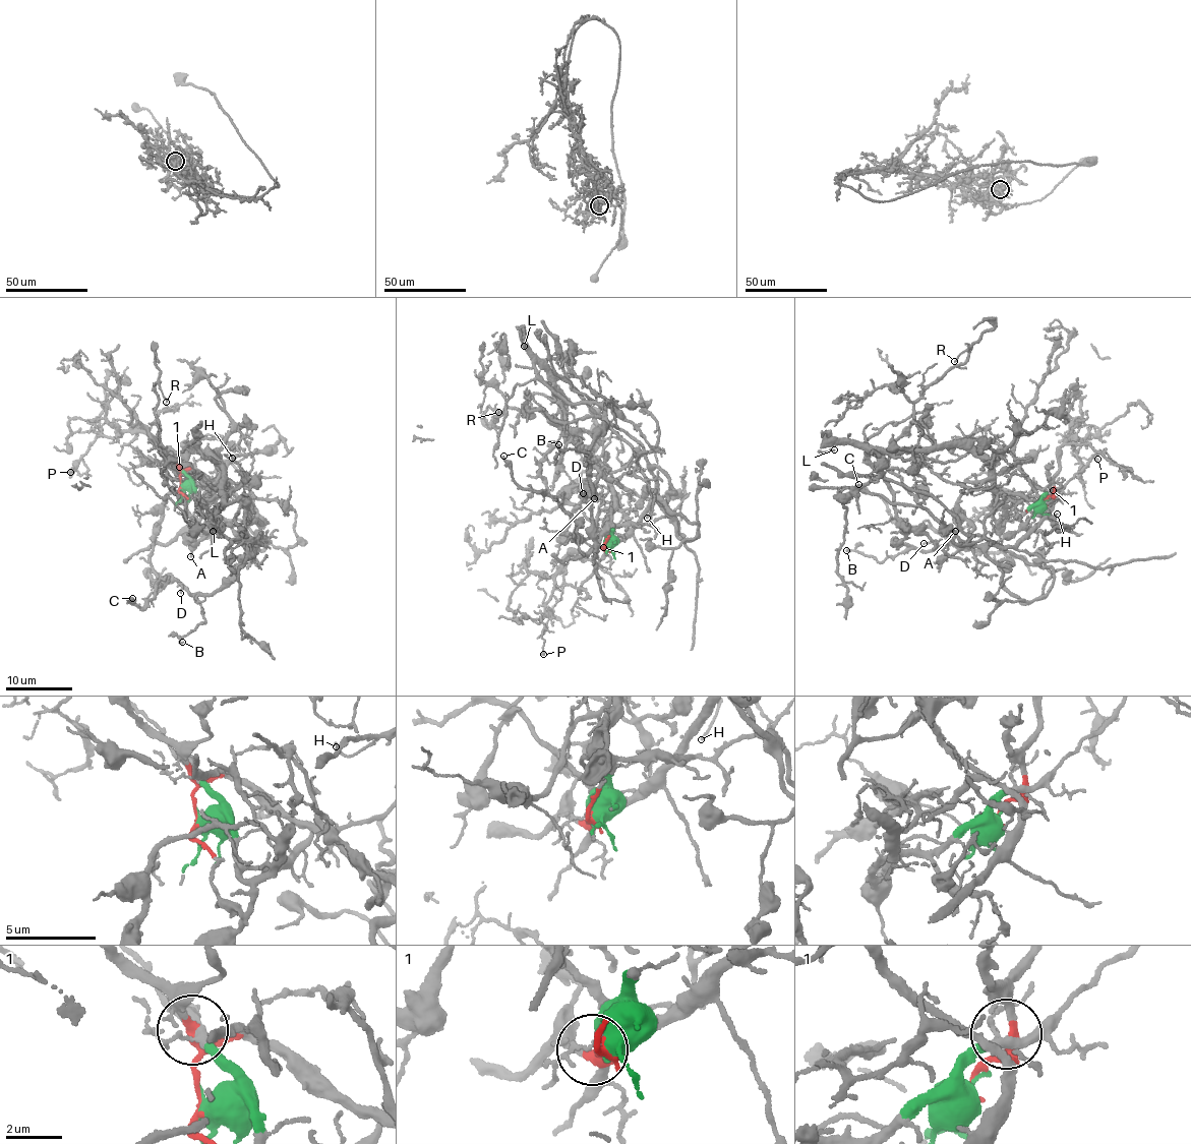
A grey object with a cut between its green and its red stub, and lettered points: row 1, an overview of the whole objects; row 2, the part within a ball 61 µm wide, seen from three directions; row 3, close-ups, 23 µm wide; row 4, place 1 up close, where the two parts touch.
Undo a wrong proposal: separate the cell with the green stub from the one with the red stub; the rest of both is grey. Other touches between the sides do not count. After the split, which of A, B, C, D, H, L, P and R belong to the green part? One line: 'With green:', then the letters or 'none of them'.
With green: A, B, C, D, H, L

